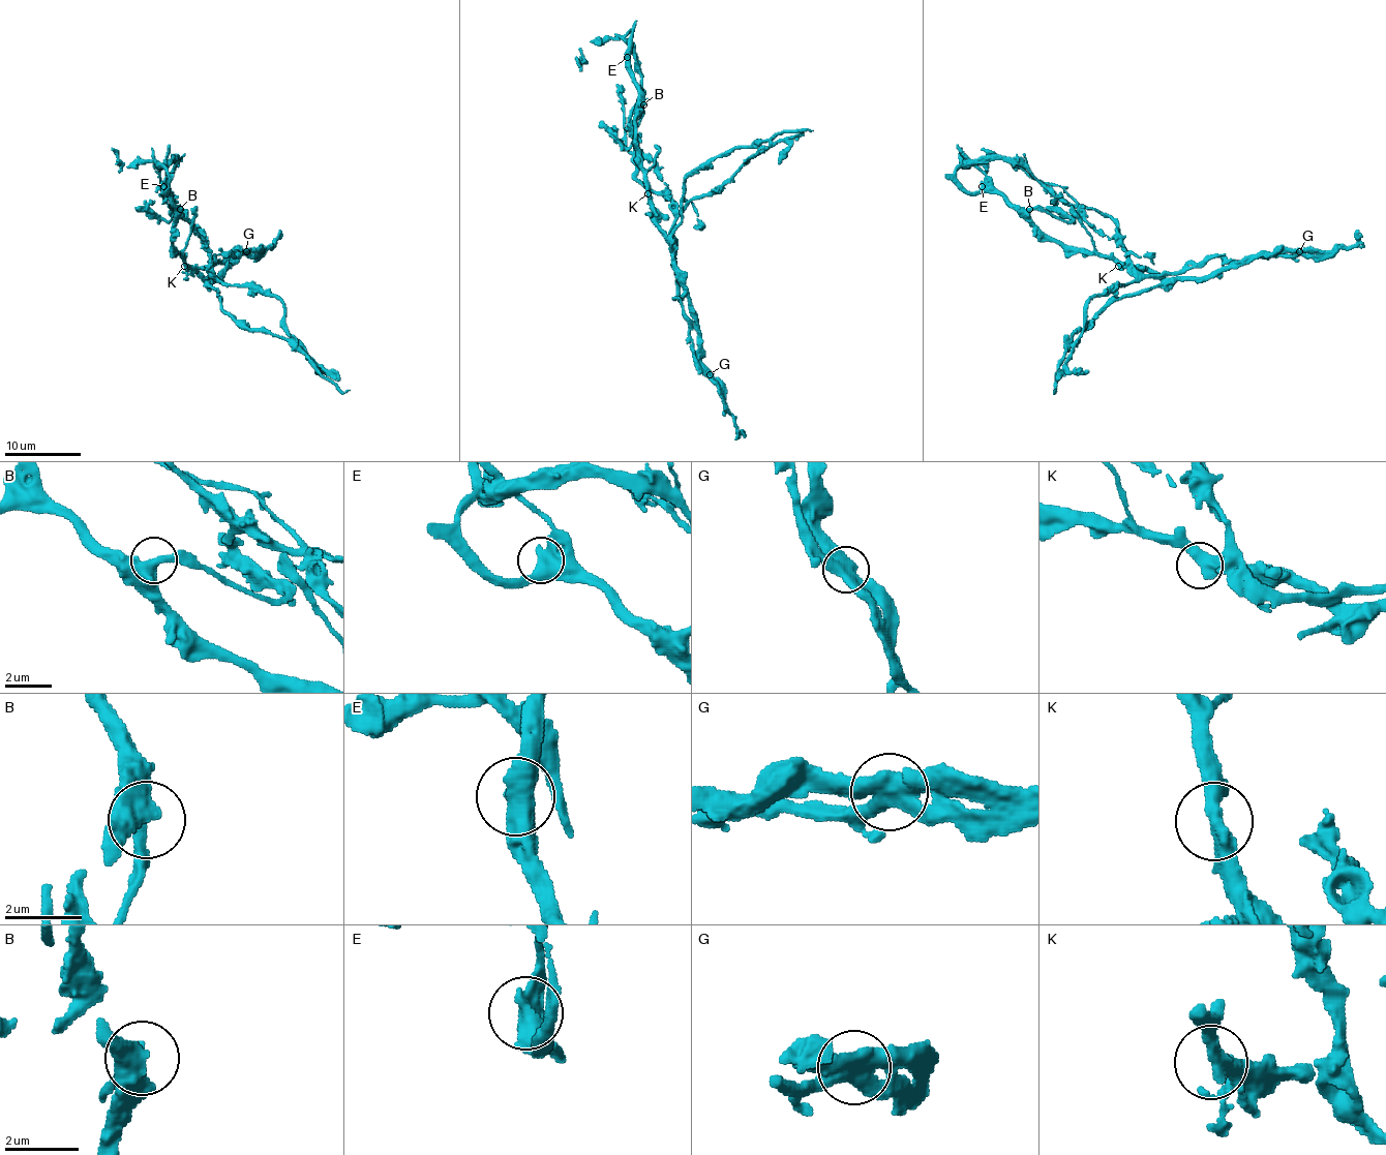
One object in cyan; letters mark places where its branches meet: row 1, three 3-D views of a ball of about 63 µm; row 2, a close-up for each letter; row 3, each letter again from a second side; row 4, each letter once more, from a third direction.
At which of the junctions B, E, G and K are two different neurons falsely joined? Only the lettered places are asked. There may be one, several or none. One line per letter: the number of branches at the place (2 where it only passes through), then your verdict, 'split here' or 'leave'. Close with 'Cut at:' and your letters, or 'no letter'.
B: branches 2; leave
E: branches 2; leave
G: branches 2; split here
K: branches 2; leave
Cut at: G

